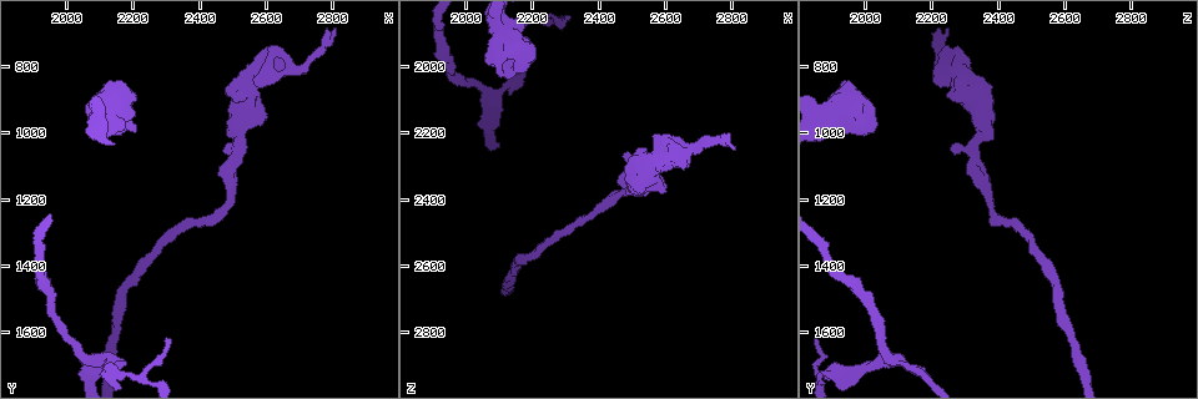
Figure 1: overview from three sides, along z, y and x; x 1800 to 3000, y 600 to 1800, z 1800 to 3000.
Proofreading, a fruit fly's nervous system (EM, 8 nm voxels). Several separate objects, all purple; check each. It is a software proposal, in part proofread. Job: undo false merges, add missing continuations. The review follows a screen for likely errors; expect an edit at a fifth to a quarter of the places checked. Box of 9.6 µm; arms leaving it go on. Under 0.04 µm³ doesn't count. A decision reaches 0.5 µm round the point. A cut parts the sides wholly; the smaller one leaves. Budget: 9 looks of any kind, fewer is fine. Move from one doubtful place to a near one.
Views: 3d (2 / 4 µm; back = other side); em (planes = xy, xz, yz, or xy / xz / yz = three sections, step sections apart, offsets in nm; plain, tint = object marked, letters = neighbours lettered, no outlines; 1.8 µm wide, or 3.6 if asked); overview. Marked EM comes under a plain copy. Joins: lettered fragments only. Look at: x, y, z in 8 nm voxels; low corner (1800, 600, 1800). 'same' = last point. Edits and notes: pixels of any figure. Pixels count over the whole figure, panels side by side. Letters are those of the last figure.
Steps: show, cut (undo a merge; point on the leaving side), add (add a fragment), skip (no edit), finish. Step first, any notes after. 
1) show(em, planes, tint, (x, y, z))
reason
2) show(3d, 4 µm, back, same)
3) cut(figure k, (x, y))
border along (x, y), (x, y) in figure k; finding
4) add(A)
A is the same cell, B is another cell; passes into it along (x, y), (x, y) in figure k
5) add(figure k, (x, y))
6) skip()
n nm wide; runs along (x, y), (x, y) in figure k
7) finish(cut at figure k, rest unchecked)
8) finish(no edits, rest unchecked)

show(em, planes, letters, (2520, 1040, 2330))
sharp bend

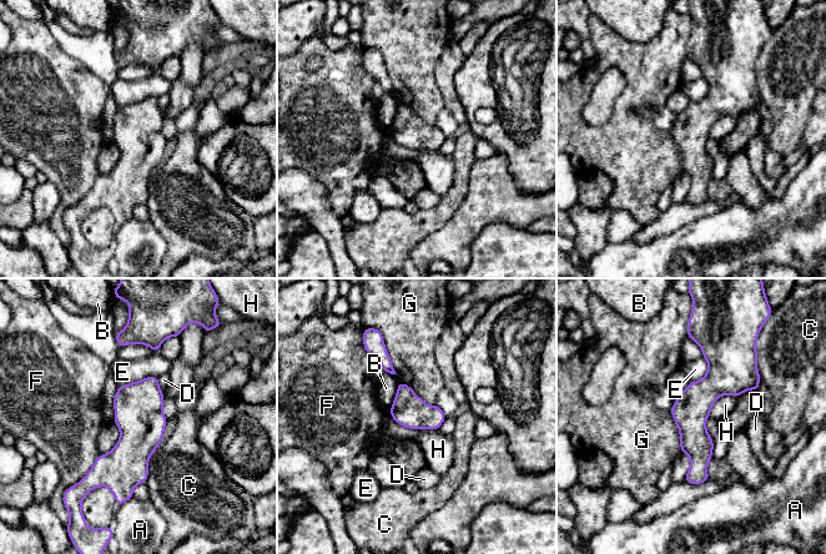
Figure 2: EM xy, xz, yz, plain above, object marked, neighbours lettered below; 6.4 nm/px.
skip()
220 nm wide; C touches over 300 nm; A, B, C, D, E, F, G and H are other cells; all the same neuron

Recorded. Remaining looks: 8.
show(em, yz, step 16, letters, (2590, 830, 2250))
narrows sharply

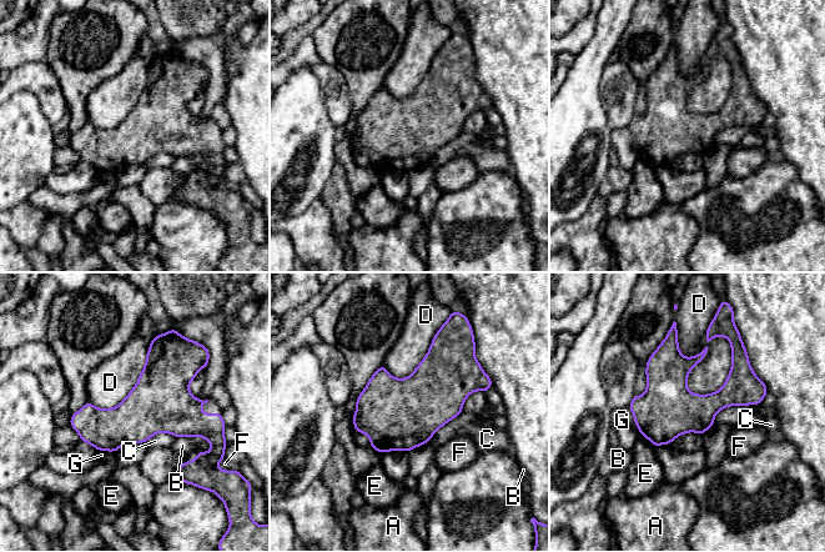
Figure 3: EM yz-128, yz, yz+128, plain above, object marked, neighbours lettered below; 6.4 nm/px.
skip()
D touches over 650 nm; A, B, C, D, E, F and G are other cells; border along (156, 335), (115, 406), (86, 402) in figure 3; all the same neuron

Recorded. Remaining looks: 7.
show(3d, 4 µm, (2810, 690, 2250))
free end

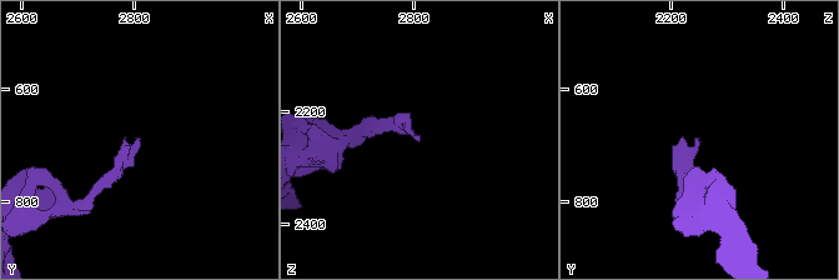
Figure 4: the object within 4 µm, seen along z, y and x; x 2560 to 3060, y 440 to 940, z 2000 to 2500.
show(em, planes, letters, (2805, 685, 2245))

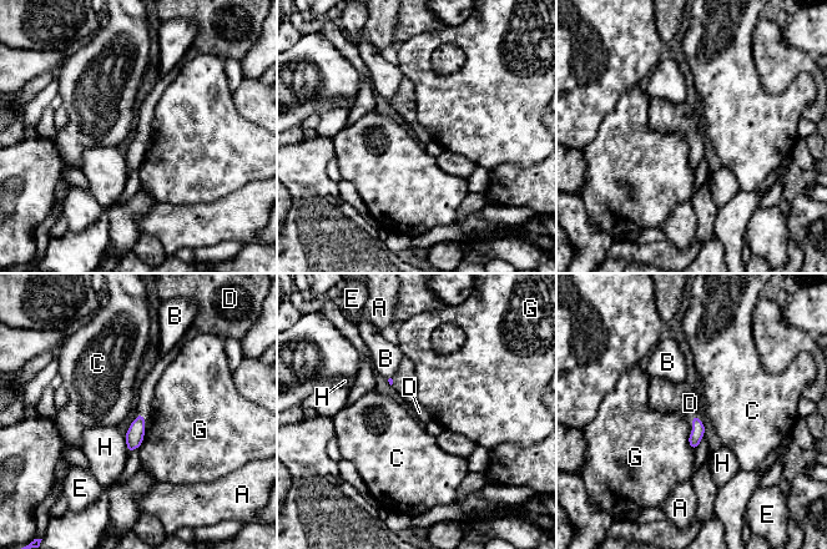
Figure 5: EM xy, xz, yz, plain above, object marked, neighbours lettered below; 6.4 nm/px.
add(D)
D is the same cell, A, B, C, E, G and H are other cells; passes into it along (696, 436), (692, 424), (690, 403) in figure 5; it goes on there

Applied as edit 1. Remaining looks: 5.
finish(add at figure 5, rest unchecked)

